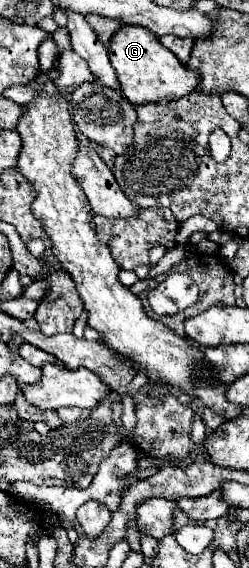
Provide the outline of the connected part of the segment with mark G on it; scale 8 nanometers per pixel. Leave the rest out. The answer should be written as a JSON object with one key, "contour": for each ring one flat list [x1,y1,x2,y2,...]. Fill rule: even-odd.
{"contour":[[122,25,114,33,114,37,110,41,110,63,116,71,124,97,132,105,178,101,180,97,192,93,200,83,200,73,196,69,182,65,178,61,178,57,172,55,158,41,158,37,154,37,154,33,148,33,148,29,144,29,140,25]]}

